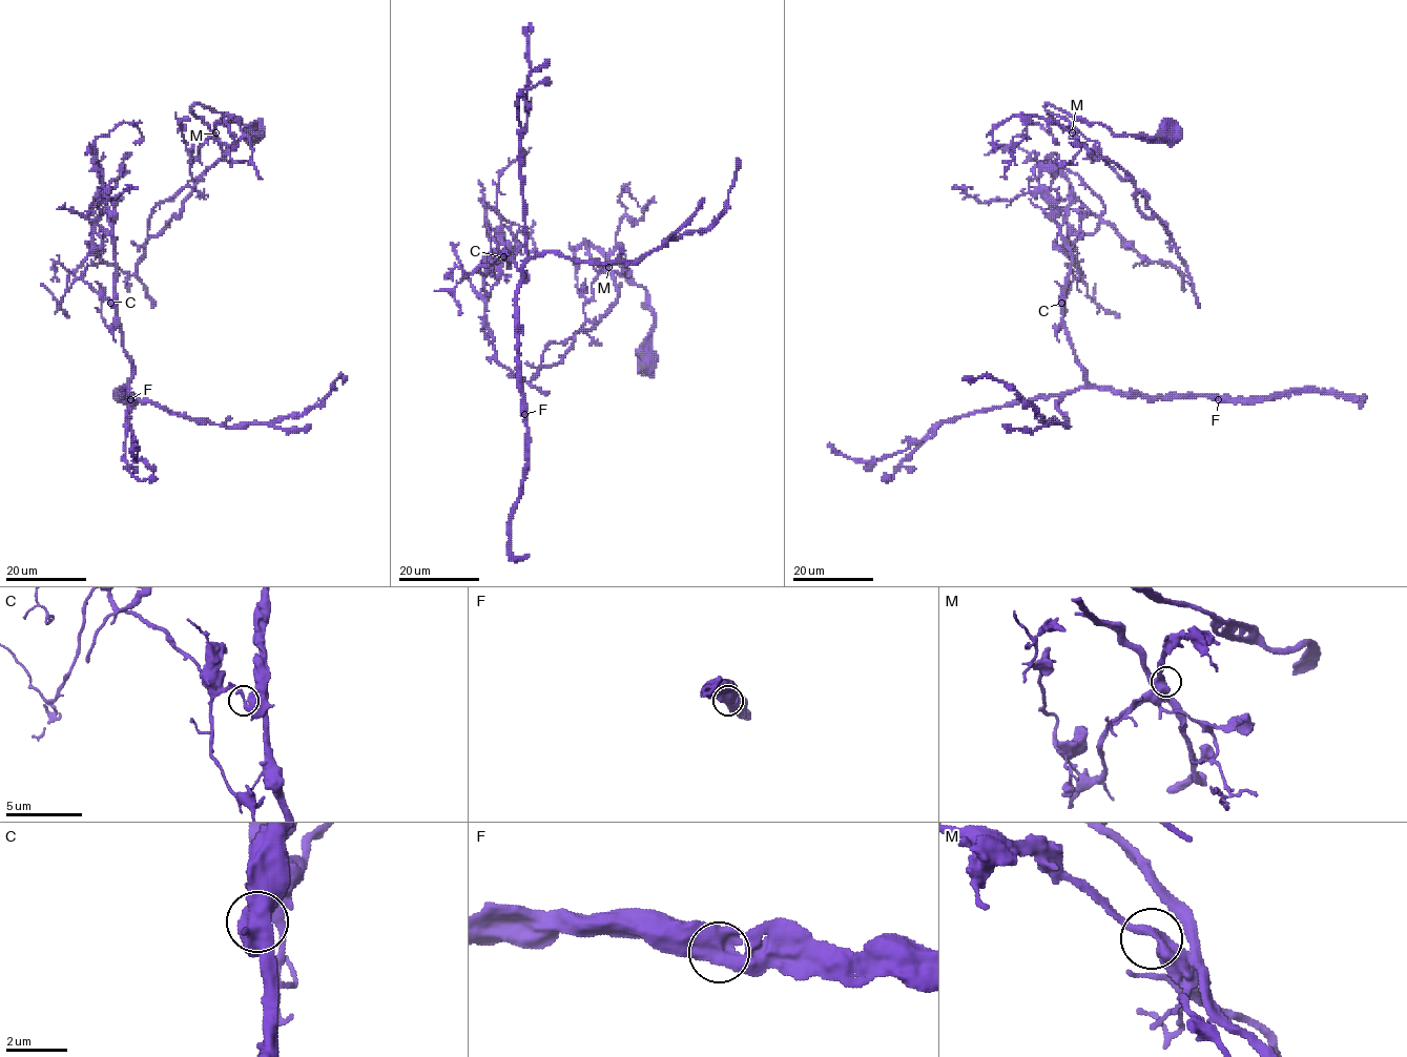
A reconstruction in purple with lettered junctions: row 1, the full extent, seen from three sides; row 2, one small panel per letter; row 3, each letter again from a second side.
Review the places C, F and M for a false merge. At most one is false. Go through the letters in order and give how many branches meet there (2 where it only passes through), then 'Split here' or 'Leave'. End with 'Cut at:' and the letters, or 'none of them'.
C: Branches: 2. Split here
F: Branches: 2. Leave
M: Branches: 2. Leave
Cut at: C

